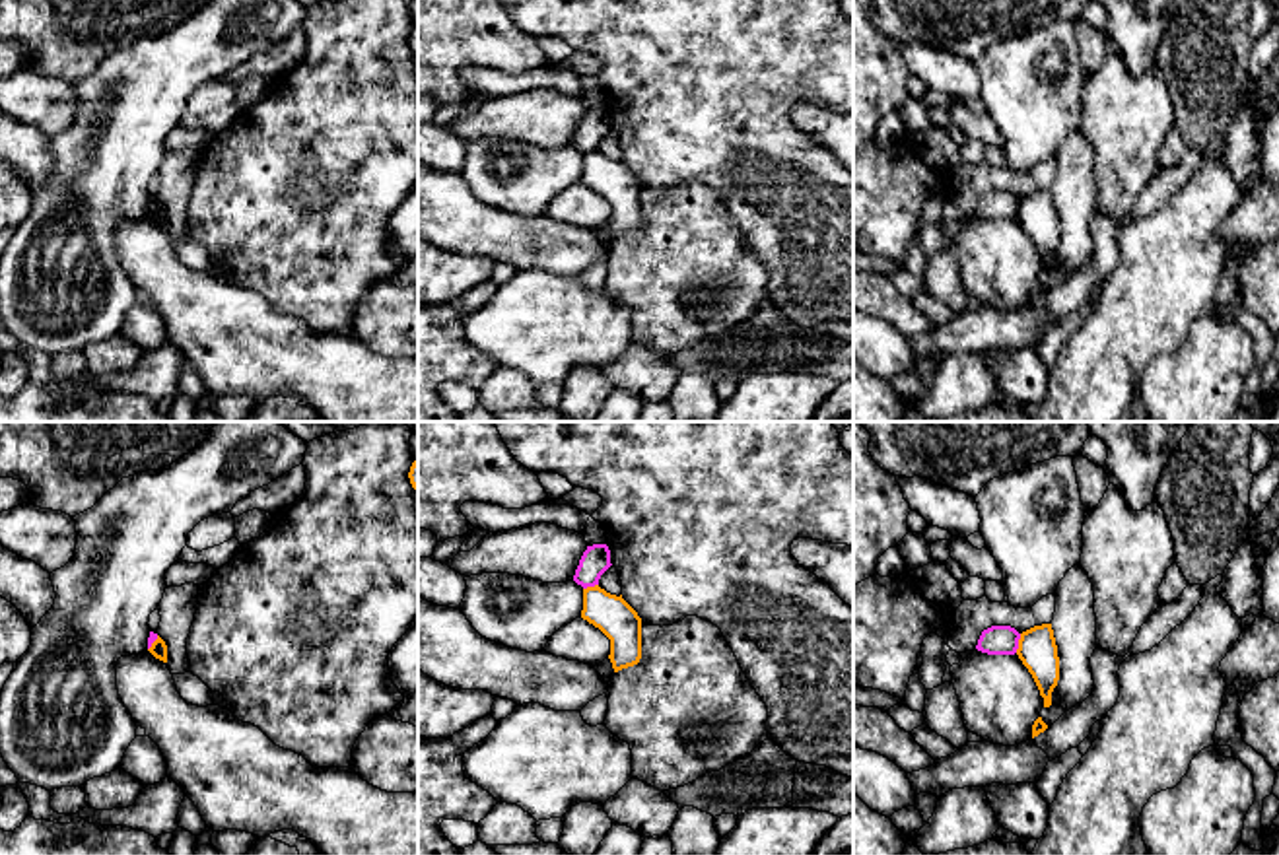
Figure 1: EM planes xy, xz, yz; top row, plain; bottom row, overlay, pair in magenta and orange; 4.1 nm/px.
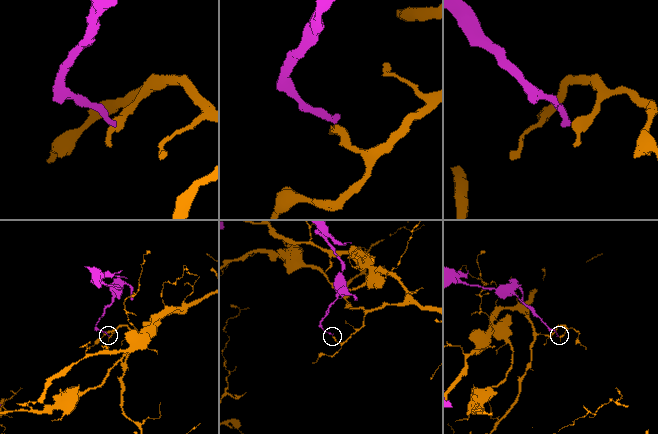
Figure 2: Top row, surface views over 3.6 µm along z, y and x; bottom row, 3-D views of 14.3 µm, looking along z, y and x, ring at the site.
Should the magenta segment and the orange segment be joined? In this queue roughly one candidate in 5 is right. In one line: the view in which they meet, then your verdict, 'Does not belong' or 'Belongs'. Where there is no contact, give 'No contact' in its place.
Touches magenta in yz. Does not belong

